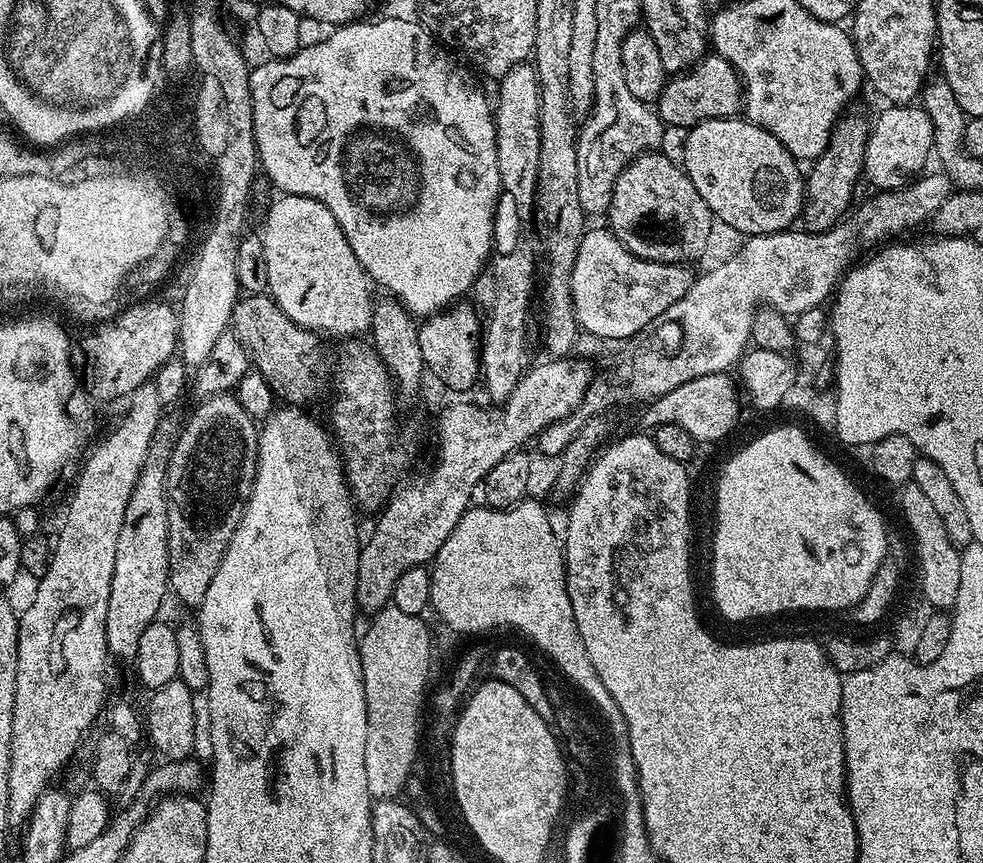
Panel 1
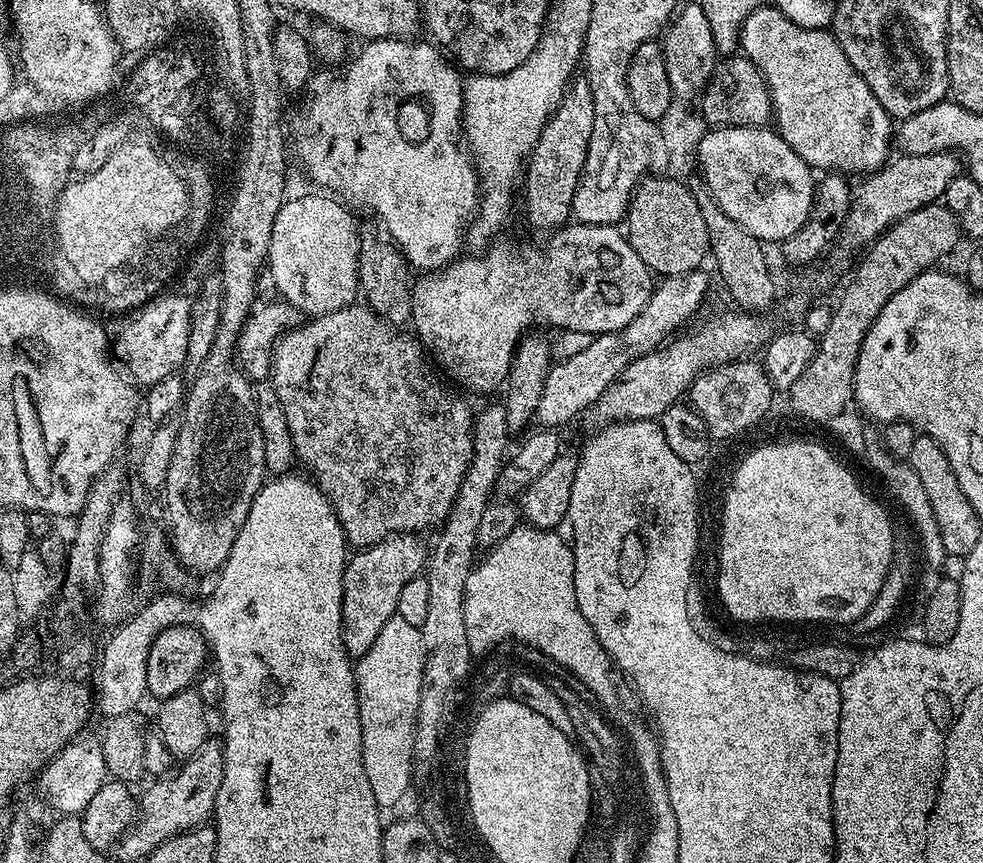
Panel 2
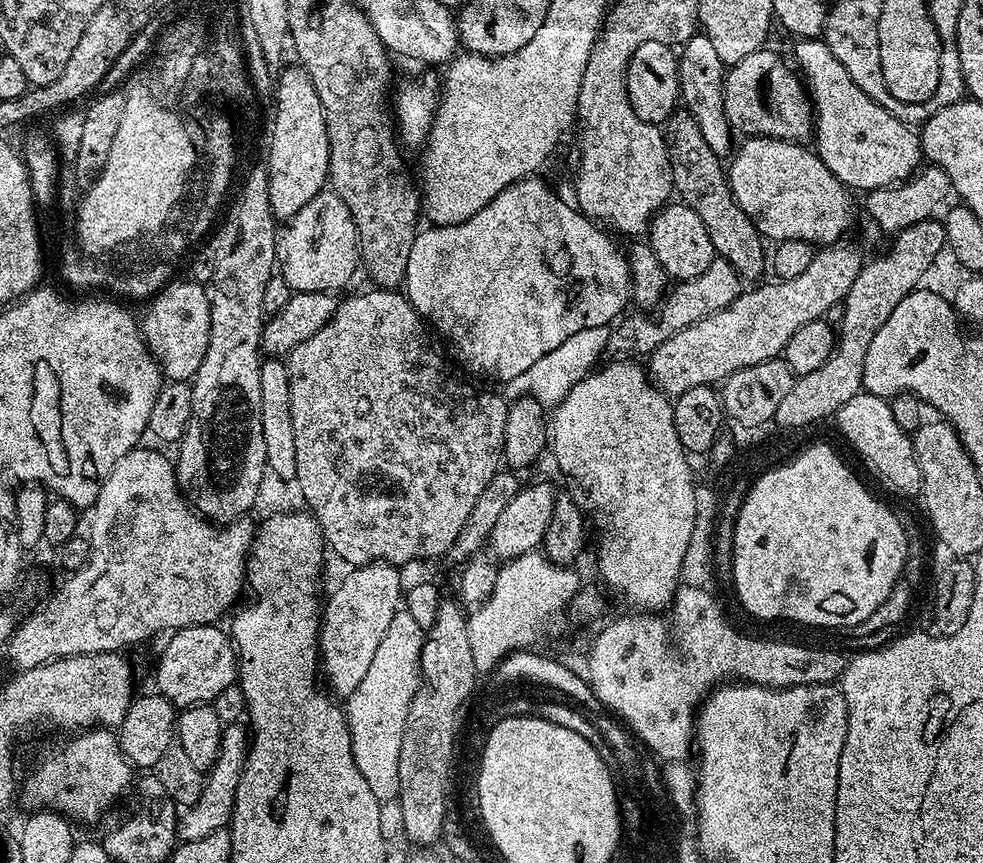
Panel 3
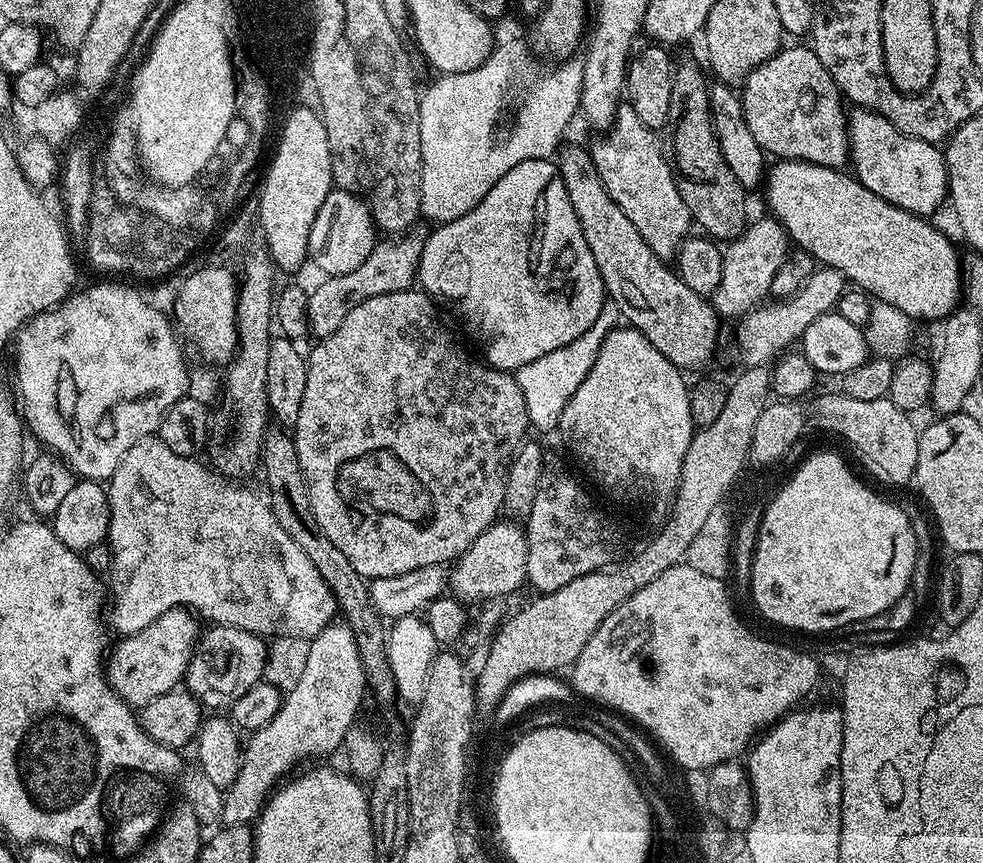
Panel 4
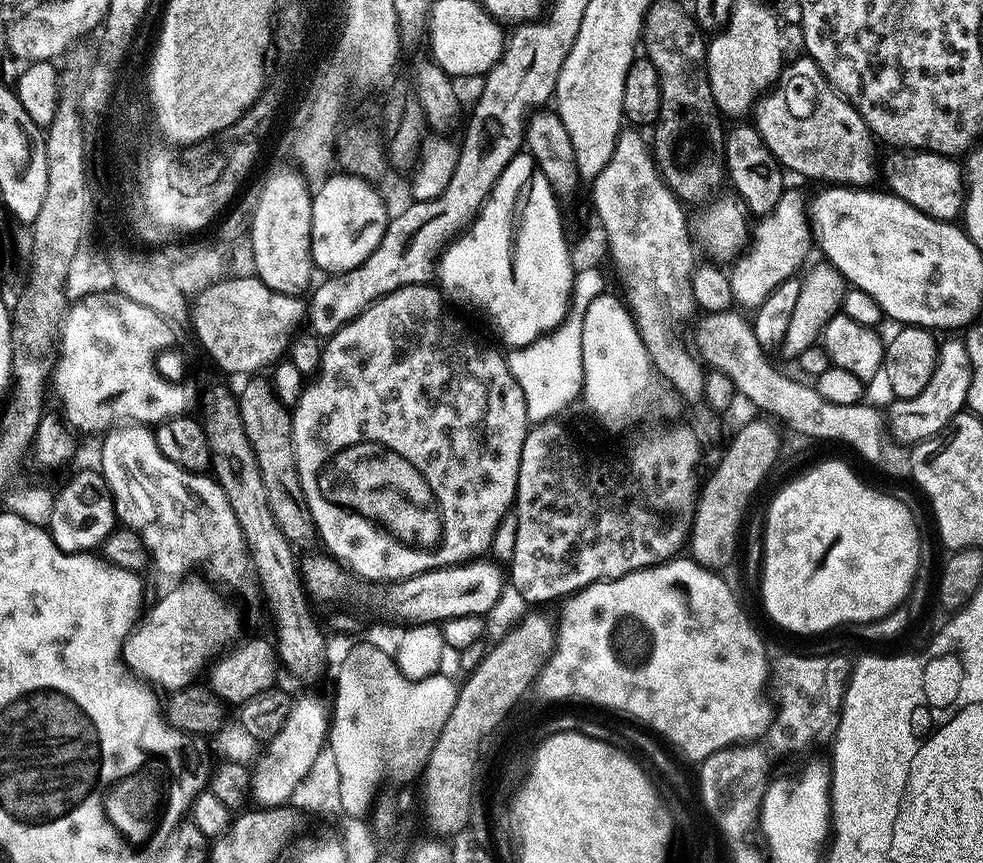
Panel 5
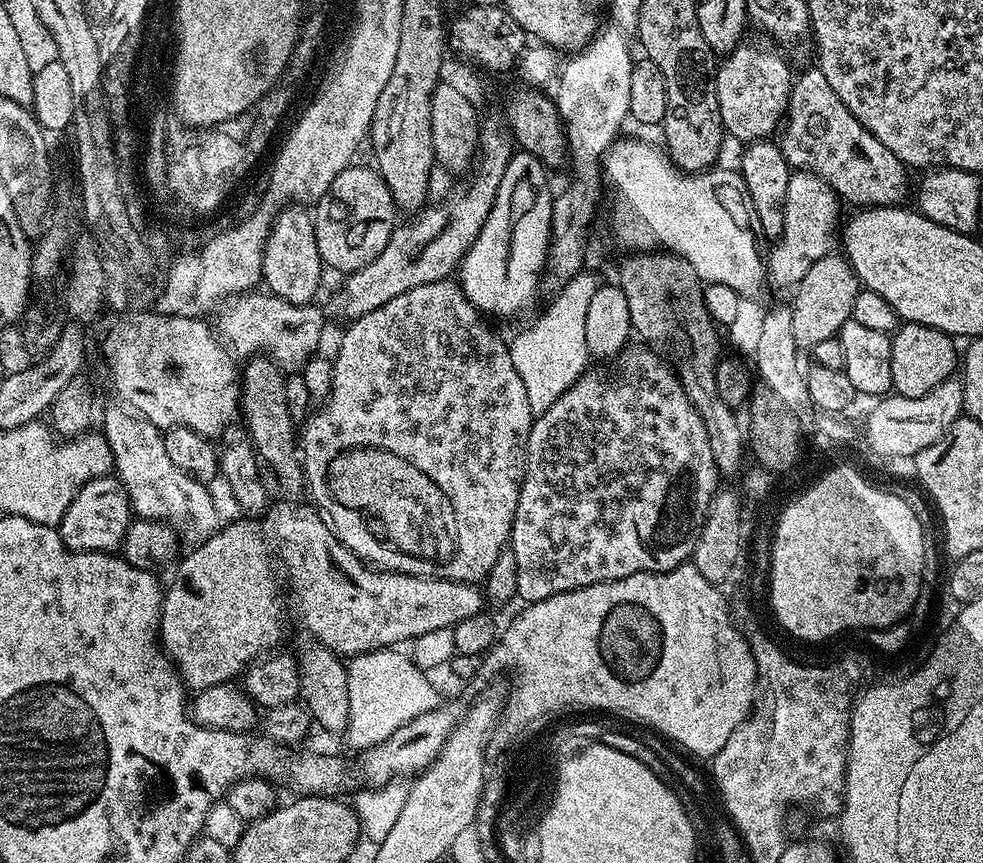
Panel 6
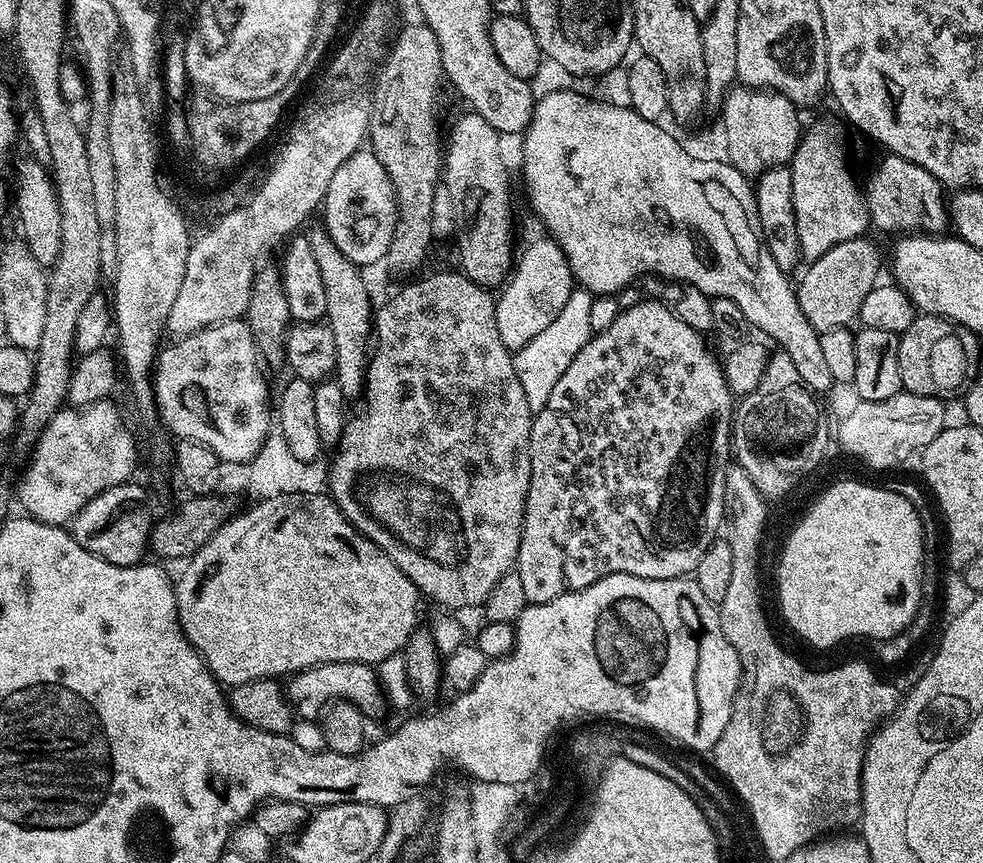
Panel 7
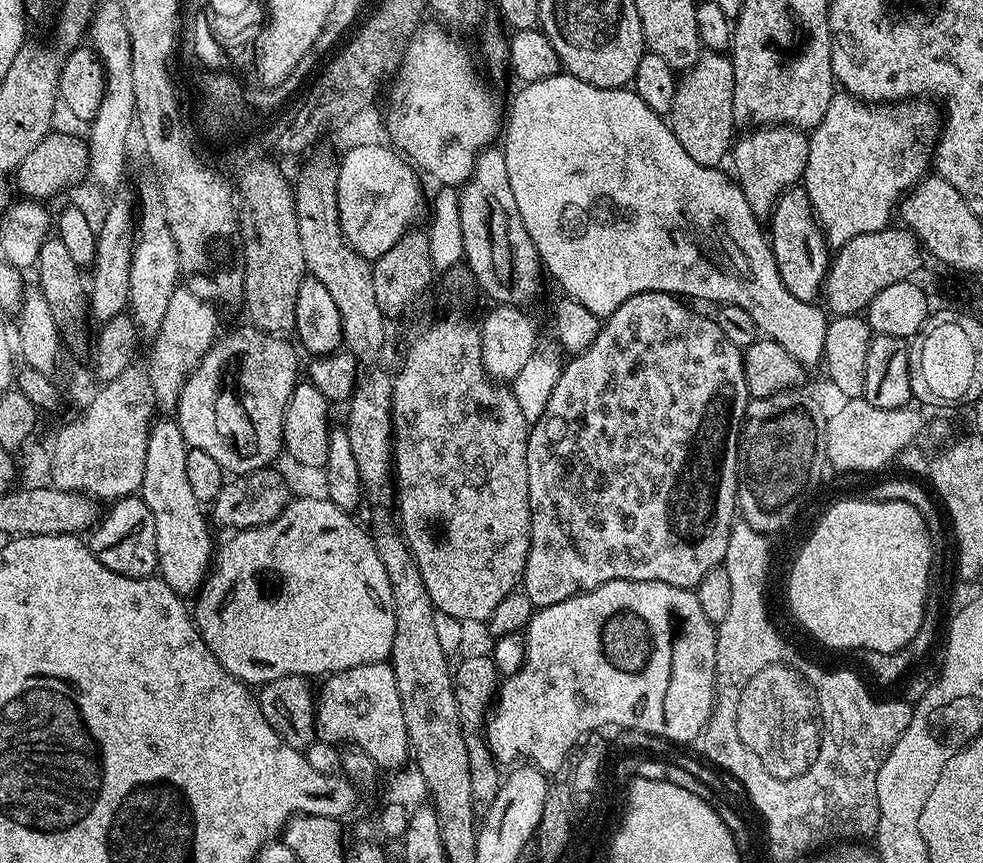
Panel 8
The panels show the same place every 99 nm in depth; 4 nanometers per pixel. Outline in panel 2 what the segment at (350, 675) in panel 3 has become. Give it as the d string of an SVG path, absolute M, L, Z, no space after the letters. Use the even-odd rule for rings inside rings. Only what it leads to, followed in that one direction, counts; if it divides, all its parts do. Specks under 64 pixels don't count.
M411 532L389 534L382 542L371 548L357 551L344 569L344 649L349 657L359 658L374 646L374 638L390 617L396 615L398 594L410 578L421 575L429 563L429 549L424 549L419 535Z

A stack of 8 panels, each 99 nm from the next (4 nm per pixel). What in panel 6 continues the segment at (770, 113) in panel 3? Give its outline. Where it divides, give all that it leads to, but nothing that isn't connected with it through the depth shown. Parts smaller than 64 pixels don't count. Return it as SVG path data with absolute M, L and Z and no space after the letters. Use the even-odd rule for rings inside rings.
M812 66L801 76L799 73L795 77L792 94L788 97L786 119L779 136L778 143L789 168L816 172L818 178L822 178L835 190L841 201L848 203L849 200L850 203L856 204L852 206L857 209L890 208L903 205L907 196L909 199L909 169L894 154L890 154L890 150L886 150L886 146L882 146L882 142L878 142L878 138L874 138L874 134L870 134L870 130L862 126L862 122L858 122L854 114L850 114L850 110L846 110L842 98L834 94L830 82L826 82L826 74L822 74L819 66Z

